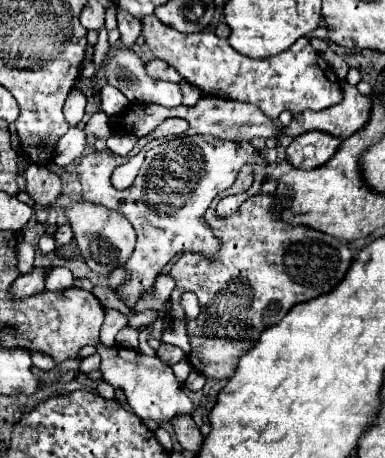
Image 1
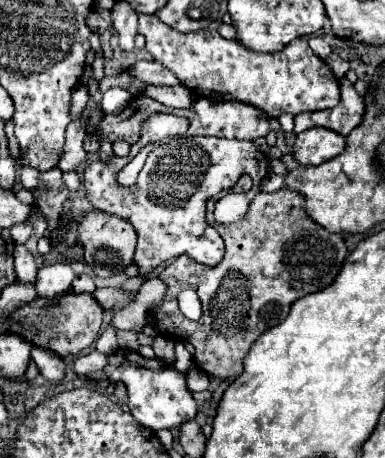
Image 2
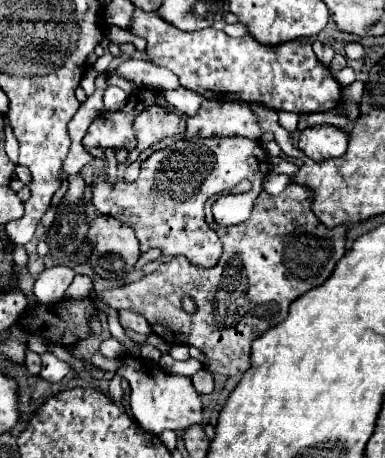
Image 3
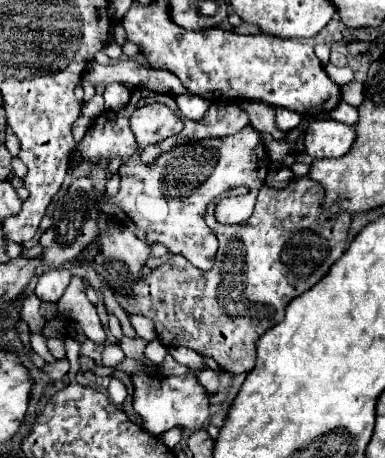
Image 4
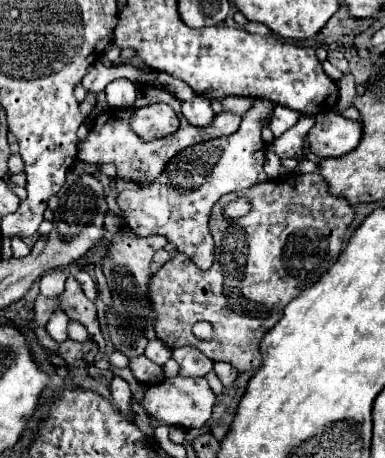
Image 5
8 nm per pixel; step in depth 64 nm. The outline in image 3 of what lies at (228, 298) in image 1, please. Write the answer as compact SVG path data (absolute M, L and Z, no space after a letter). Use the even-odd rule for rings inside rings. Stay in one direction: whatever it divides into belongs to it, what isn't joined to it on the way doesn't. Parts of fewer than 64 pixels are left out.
M290 182L284 188L284 192L280 192L278 196L260 192L260 196L254 200L254 210L246 222L228 226L228 228L220 228L212 218L212 210L210 210L212 198L210 198L206 202L206 222L210 228L216 230L216 234L220 236L220 240L224 244L222 258L214 268L204 270L204 268L190 264L188 258L176 256L170 262L160 264L160 268L156 272L152 272L150 276L144 276L138 282L128 284L128 286L108 288L108 290L96 294L96 298L114 310L126 308L126 310L142 312L146 316L146 320L150 322L154 334L164 338L168 344L196 346L206 356L204 368L210 370L212 374L242 376L250 368L252 342L260 334L264 334L268 328L284 322L284 318L288 316L288 306L296 298L306 294L308 290L324 284L332 276L338 260L346 254L346 228L344 226L332 228L332 230L326 228L312 214L310 204L312 204L312 192L300 184ZM184 294L190 294L196 300L196 304L198 304L196 314L188 314L182 310L180 304L182 304Z

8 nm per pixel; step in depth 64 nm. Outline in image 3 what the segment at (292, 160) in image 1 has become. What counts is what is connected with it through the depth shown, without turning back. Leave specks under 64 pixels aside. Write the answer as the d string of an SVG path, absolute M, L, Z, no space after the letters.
M310 126L298 138L298 148L316 162L342 156L346 146L348 134L336 126Z

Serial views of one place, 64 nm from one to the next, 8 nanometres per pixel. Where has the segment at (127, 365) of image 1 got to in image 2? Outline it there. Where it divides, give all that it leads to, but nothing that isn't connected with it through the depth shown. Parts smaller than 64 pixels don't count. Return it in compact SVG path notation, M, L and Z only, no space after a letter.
M116 350L108 356L108 364L104 368L108 382L116 384L122 382L128 390L128 406L130 412L144 424L146 428L158 432L162 428L178 428L182 422L194 420L196 416L196 400L192 398L188 386L186 386L186 376L174 370L172 366L166 366L158 358L142 358L138 352L132 350Z

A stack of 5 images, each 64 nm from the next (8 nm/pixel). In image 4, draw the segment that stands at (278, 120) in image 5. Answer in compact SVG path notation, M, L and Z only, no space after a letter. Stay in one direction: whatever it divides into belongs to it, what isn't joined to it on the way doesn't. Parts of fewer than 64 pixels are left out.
M276 108L276 126L284 132L290 132L298 128L302 122L302 116L298 112L288 112L286 108Z

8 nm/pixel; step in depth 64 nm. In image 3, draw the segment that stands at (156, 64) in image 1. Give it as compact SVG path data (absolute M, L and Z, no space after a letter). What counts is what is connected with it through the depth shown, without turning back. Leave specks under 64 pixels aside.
M132 58L128 62L122 62L116 72L126 76L128 80L132 80L138 88L148 88L154 92L174 90L180 86L180 82L176 80L176 76L172 72L152 64L150 60L140 60L140 58L134 60Z

